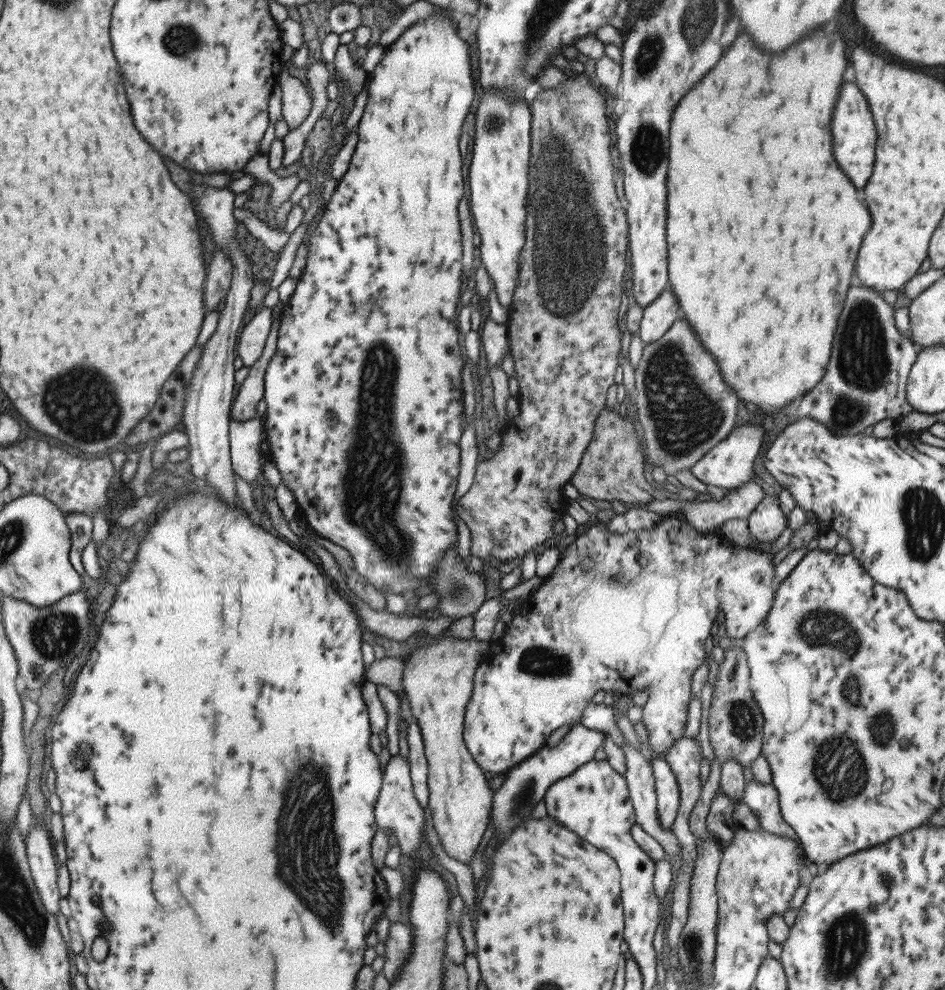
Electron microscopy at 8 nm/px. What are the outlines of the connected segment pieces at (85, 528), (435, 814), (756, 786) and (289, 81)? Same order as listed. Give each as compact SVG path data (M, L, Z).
M69 513L64 515L64 521L70 532L69 562L79 574L83 574L84 568L80 561L80 554L91 536L91 517L79 513Z
M437 637L429 641L423 648L417 648L407 655L402 666L401 687L411 707L411 715L415 717L416 726L422 736L424 755L427 763L427 790L430 818L440 840L440 845L447 857L458 860L461 864L467 863L483 836L488 824L493 791L488 788L484 771L477 766L466 749L463 734L463 714L473 689L473 674L478 664L486 657L489 641L453 637Z
M751 780L743 787L744 802L756 816L760 829L771 834L778 834L782 838L792 838L800 844L798 836L789 824L785 823L778 807L778 795L771 784L757 783Z
M287 68L281 70L277 83L280 86L281 116L289 132L305 120L311 108L311 101L301 81L289 76Z

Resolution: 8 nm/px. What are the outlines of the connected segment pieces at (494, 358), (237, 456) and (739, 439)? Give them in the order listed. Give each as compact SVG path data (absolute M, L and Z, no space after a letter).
M485 316L480 328L480 344L481 348L483 348L483 354L485 354L487 364L500 366L503 353L507 349L509 350L506 325L497 324Z
M259 417L228 424L230 465L234 474L252 484L260 474L259 449L262 442Z
M740 425L730 431L716 446L713 446L705 455L697 462L690 466L690 471L699 482L709 484L709 486L717 486L717 488L725 488L726 491L737 488L752 479L753 475L753 459L757 456L763 441L763 430L759 426Z

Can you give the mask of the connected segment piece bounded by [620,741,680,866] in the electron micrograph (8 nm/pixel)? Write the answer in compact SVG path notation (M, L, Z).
M623 741L620 749L624 756L624 780L626 781L628 796L632 802L634 820L649 836L652 836L662 846L666 858L673 862L675 866L676 862L679 861L678 854L680 853L680 846L672 831L669 828L662 828L658 824L654 778L650 761L643 749L637 750L628 741Z

